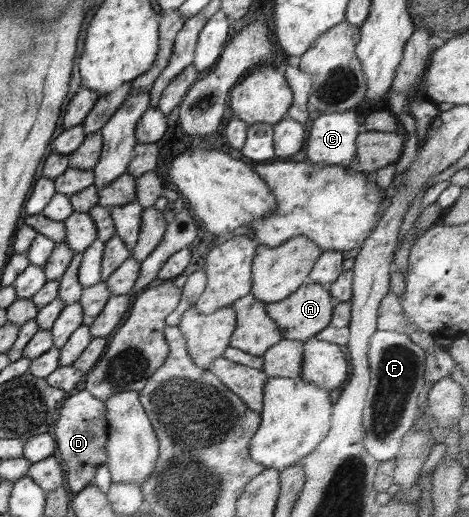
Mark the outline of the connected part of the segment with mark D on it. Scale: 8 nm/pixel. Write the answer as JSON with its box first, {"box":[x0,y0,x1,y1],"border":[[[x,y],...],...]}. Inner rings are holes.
{"box":[52,389,108,494],"border":[[[86,389],[67,396],[59,408],[57,421],[53,425],[52,435],[57,444],[57,457],[66,466],[68,488],[73,494],[80,493],[86,486],[93,484],[96,470],[106,465],[105,444],[108,440],[108,421],[105,401],[96,398]]]}

